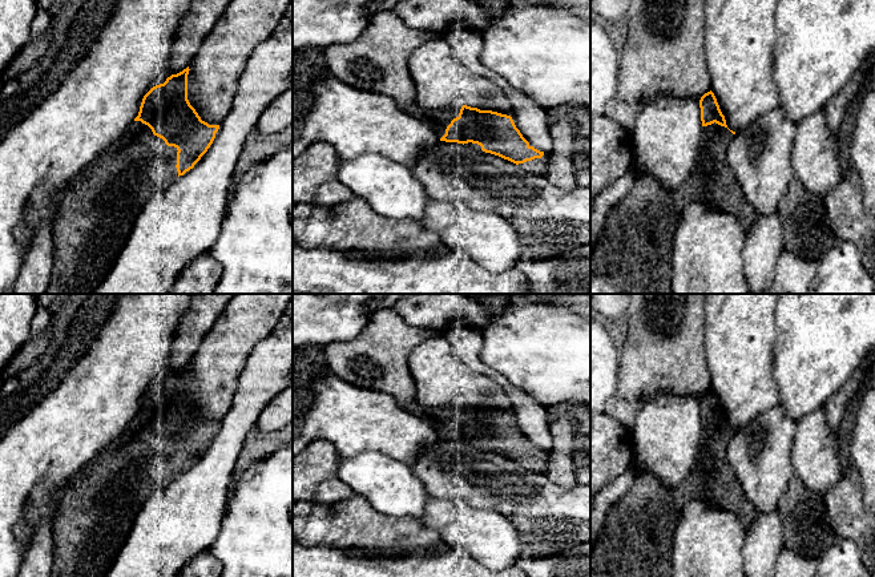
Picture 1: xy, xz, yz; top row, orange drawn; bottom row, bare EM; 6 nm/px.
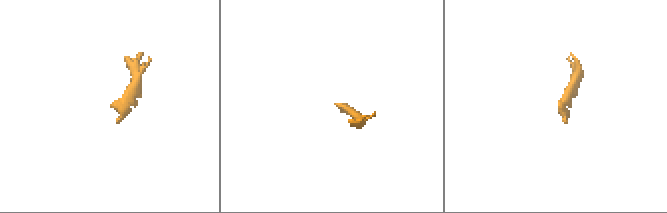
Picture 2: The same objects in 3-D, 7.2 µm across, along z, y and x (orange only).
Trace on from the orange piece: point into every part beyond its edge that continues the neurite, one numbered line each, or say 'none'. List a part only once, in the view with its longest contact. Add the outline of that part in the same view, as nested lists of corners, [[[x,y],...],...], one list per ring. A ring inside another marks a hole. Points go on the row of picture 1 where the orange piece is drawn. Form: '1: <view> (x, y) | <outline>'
1: xy (107, 196) | [[[134,121],[117,142],[102,150],[72,177],[70,191],[65,195],[53,223],[53,267],[45,294],[93,294],[96,291],[116,263],[146,202],[177,179],[177,152],[177,148],[168,146],[162,138],[154,136],[148,125]]]
2: xz (536, 166) | [[[544,153],[541,158],[535,158],[532,161],[519,164],[519,166],[531,174],[544,174],[545,169],[548,168],[548,164],[549,153]]]

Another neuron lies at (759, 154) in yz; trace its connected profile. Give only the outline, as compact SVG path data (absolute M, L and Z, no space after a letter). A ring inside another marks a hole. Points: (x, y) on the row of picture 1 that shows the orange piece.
M778 106L735 132L727 146L727 164L757 217L777 214L794 177L791 148L794 125Z

